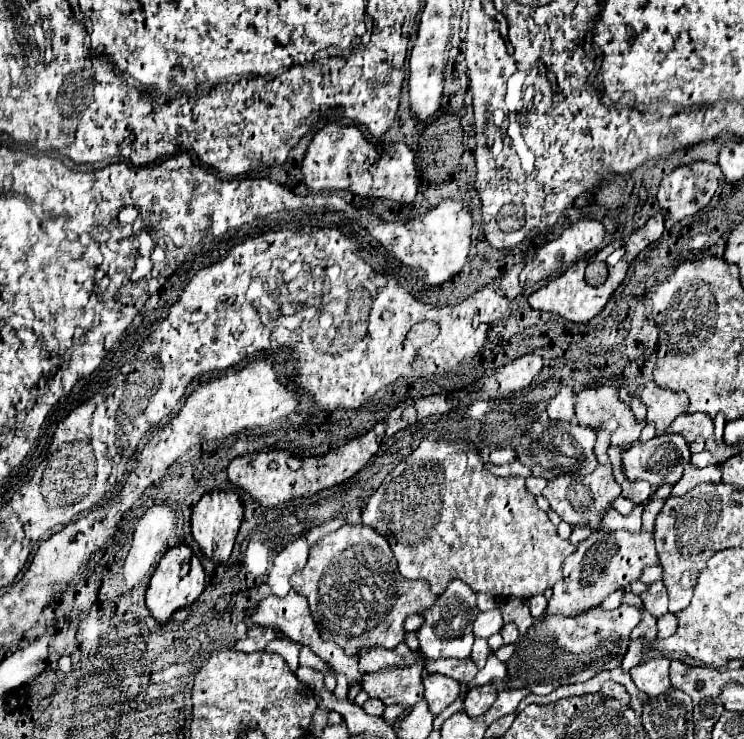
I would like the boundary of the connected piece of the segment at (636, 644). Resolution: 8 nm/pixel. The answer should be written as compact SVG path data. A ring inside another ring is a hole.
M641 639L631 641L631 645L629 645L629 649L627 649L627 655L625 655L623 663L621 663L621 669L623 669L625 673L641 661L641 647L643 647L643 641L641 641Z

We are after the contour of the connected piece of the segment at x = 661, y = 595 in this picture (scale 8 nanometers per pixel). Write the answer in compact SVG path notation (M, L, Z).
M655 581L649 585L649 591L641 595L645 611L649 611L653 617L661 617L667 613L667 589L661 581Z

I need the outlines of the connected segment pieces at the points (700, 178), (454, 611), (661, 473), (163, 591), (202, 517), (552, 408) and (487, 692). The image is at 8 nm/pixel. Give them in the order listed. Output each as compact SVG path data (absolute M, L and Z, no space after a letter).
M703 161L685 165L685 167L677 167L673 173L669 173L661 181L659 191L657 191L657 201L659 201L661 209L665 211L665 227L671 229L675 223L699 213L711 201L719 179L721 179L719 167L713 163L703 163Z
M453 581L449 585L447 591L443 591L441 597L437 597L437 603L431 611L425 611L425 623L421 625L421 629L417 631L419 635L419 643L421 643L421 651L429 651L429 659L467 659L471 655L471 647L473 647L473 633L471 633L471 621L477 615L477 607L475 607L475 599L477 595L461 581Z
M679 433L653 437L647 443L635 443L633 447L625 449L621 457L623 457L623 469L627 473L627 479L631 479L631 481L643 479L643 481L649 481L653 487L677 485L681 481L685 469L691 465L689 445L683 439L683 435L679 435Z
M179 545L179 547L173 547L165 553L165 557L159 561L153 577L151 577L151 583L147 587L147 609L151 613L151 617L163 625L171 619L171 615L177 611L177 609L187 609L189 605L193 605L201 593L205 591L205 573L203 573L203 567L199 563L199 559L193 557L193 551L185 545Z
M219 491L219 493L205 495L193 507L193 513L191 513L191 535L201 555L207 559L215 557L217 563L227 563L233 551L233 545L235 545L235 537L237 537L241 519L243 519L243 507L237 495L233 495L231 491Z
M561 387L559 393L551 399L547 407L547 415L551 421L571 421L575 415L575 399L571 387Z
M493 683L473 687L467 691L467 697L465 697L465 713L469 717L477 717L485 713L493 705L495 699L497 699L497 689Z

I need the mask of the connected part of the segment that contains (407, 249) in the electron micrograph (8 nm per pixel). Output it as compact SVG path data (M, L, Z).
M441 201L433 211L421 213L415 219L403 223L387 223L391 227L379 227L379 243L401 265L415 271L423 271L431 287L443 285L461 273L469 243L471 243L471 215L459 201Z

